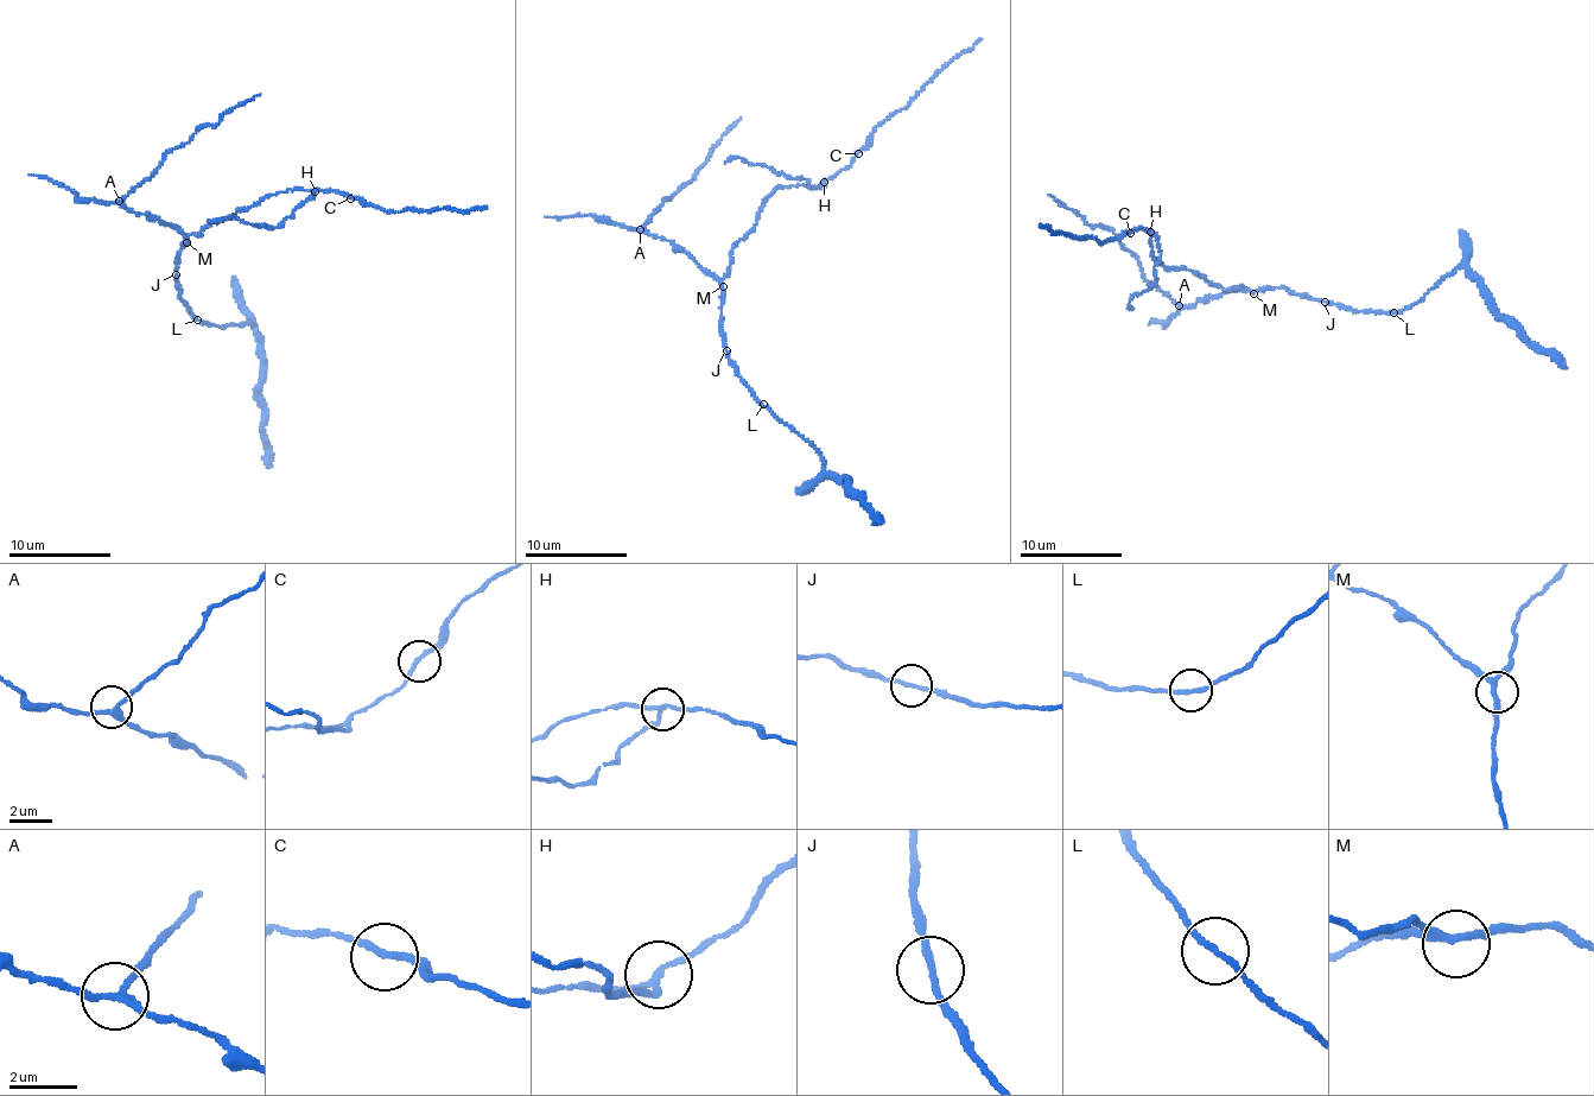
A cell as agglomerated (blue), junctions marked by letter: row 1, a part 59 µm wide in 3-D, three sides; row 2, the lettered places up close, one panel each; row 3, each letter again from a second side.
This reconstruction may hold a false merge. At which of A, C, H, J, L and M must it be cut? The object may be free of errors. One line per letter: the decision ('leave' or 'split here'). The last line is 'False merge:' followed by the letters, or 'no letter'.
A: leave
C: leave
H: split here
J: leave
L: leave
M: leave
False merge: H

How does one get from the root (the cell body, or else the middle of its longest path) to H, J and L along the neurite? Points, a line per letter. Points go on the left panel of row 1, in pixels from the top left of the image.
H: (186, 241), (192, 233), (201, 234), (266, 195), (290, 189), (316, 191)
J: (186, 241), (181, 249), (176, 274)
L: (186, 241), (181, 249), (175, 277), (182, 302), (196, 320)

